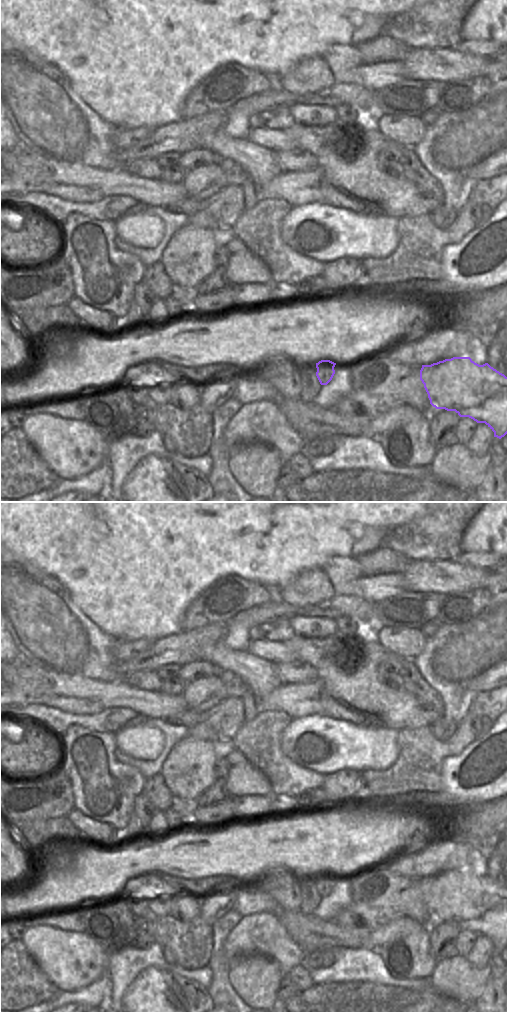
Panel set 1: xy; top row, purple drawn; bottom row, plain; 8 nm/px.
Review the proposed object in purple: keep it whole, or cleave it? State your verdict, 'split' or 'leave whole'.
leave whole

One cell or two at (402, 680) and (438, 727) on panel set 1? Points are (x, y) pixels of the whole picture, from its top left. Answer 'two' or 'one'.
two

